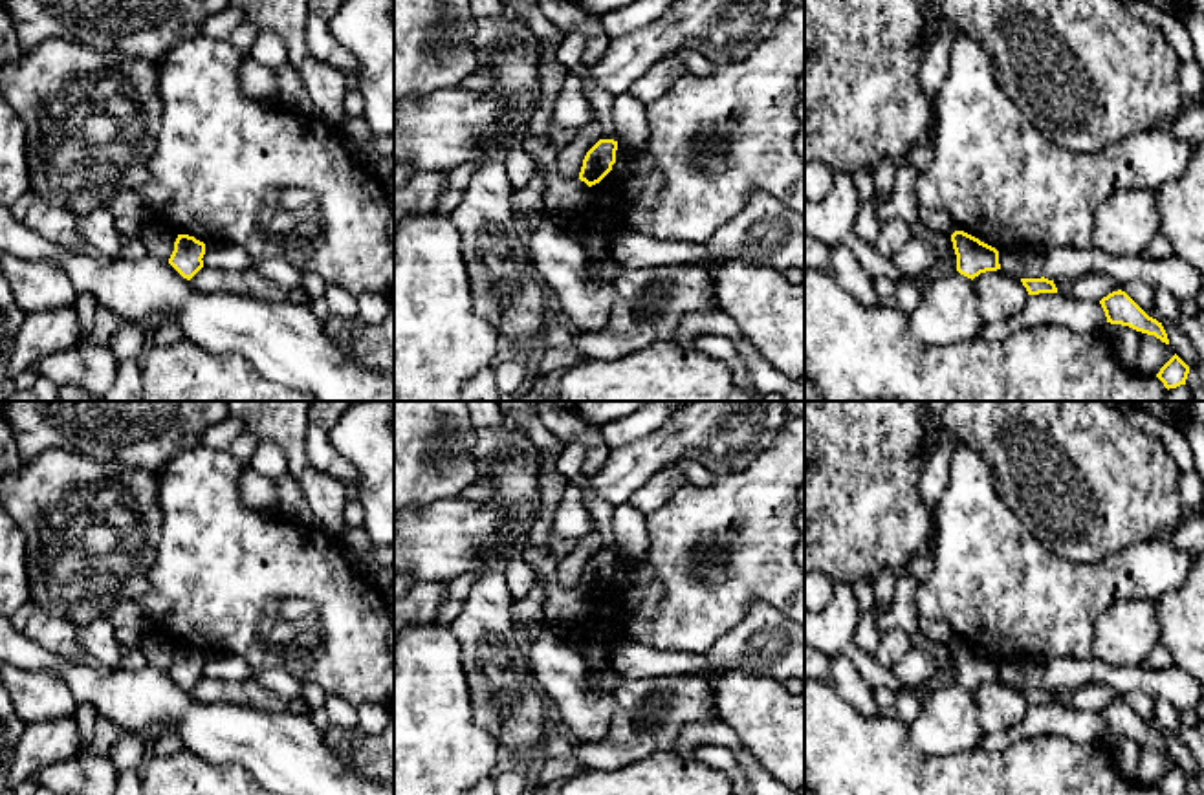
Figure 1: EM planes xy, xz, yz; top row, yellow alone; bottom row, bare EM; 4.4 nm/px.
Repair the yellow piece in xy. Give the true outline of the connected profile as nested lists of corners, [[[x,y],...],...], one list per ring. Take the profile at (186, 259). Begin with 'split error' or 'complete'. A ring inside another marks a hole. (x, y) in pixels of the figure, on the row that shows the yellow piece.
complete; [[[178,234],[169,264],[187,280],[203,267],[205,244],[189,234]]]

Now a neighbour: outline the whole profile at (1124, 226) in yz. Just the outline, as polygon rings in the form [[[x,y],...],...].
[[[1118,191],[1094,214],[1092,247],[1116,256],[1144,255],[1160,233],[1153,191]]]

